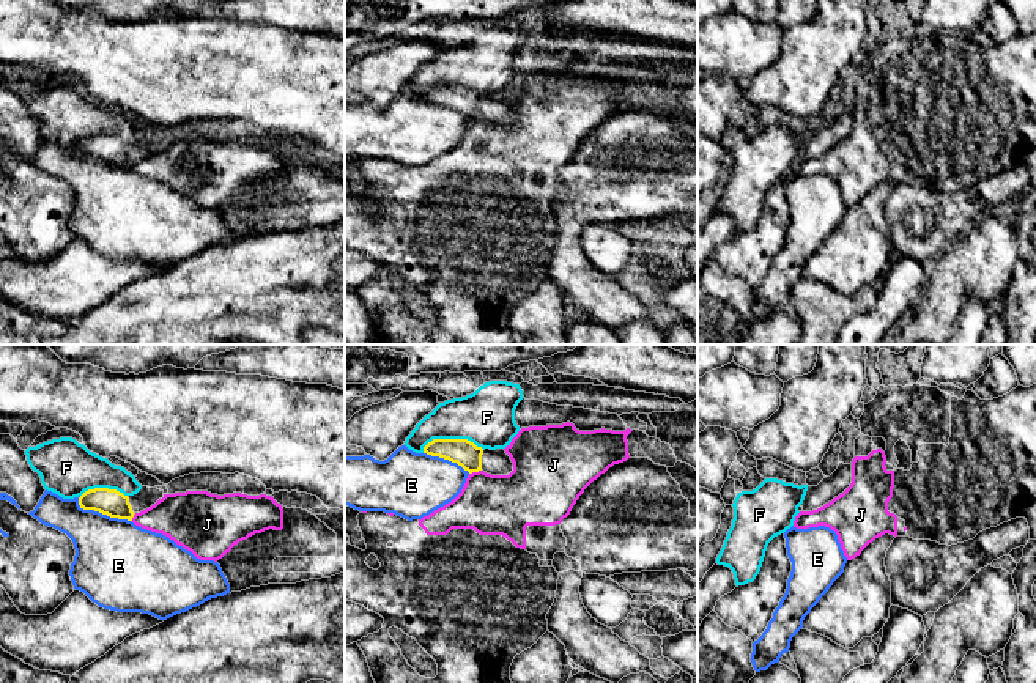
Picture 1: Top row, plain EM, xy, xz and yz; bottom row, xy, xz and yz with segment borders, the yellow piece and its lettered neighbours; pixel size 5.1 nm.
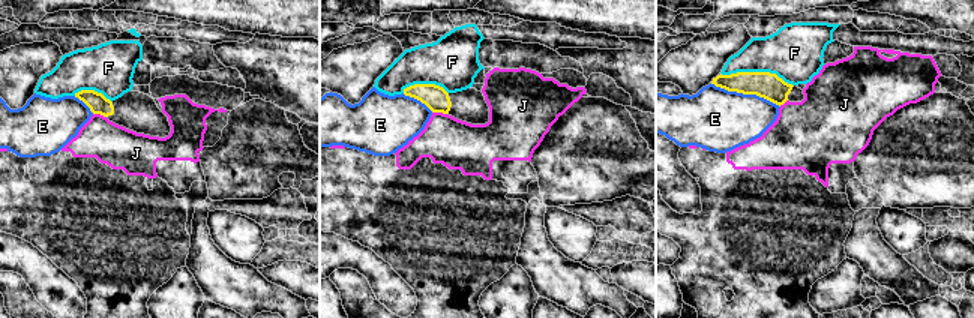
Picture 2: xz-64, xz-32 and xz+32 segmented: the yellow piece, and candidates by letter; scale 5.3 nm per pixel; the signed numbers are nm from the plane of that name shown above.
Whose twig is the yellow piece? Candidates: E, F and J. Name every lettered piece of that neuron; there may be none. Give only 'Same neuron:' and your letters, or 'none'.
Same neuron: none

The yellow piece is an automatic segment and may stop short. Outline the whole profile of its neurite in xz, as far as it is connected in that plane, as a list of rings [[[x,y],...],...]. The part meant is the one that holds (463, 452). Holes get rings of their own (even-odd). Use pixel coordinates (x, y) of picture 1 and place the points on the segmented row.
[[[433,439],[424,453],[457,463],[469,474],[483,471],[491,475],[509,475],[513,463],[504,449],[482,449],[468,439]]]

